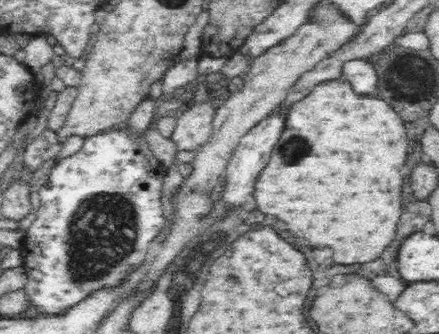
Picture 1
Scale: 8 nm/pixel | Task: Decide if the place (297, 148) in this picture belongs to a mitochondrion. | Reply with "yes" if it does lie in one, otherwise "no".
yes

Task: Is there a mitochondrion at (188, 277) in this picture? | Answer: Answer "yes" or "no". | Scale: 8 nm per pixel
yes

